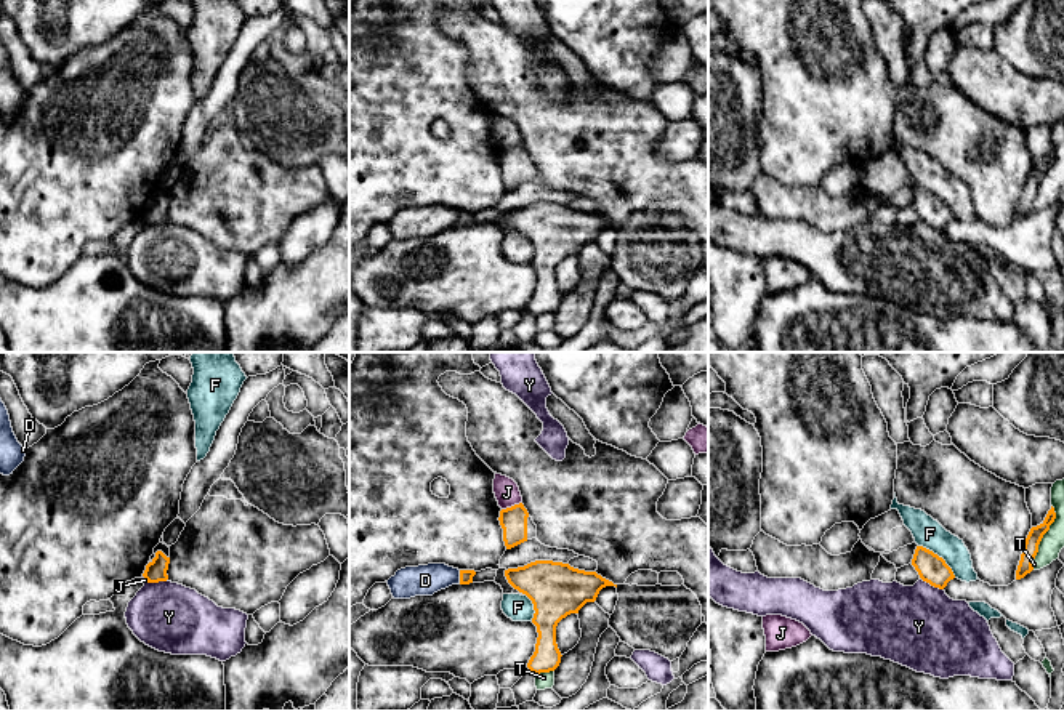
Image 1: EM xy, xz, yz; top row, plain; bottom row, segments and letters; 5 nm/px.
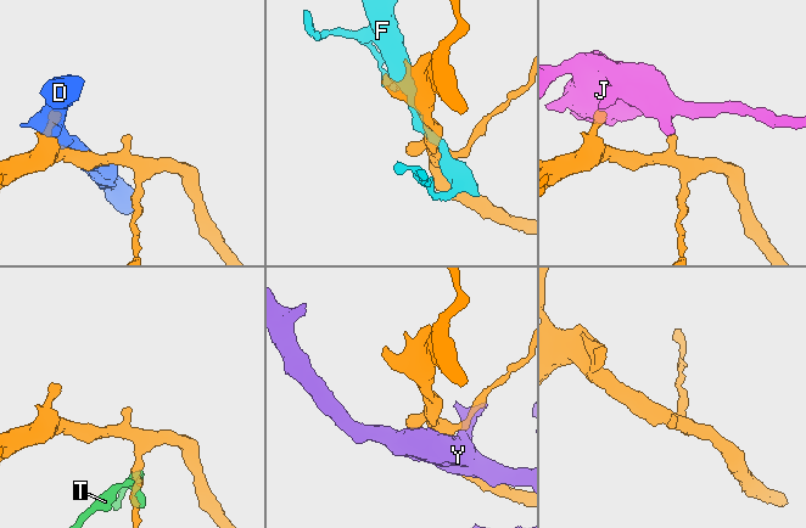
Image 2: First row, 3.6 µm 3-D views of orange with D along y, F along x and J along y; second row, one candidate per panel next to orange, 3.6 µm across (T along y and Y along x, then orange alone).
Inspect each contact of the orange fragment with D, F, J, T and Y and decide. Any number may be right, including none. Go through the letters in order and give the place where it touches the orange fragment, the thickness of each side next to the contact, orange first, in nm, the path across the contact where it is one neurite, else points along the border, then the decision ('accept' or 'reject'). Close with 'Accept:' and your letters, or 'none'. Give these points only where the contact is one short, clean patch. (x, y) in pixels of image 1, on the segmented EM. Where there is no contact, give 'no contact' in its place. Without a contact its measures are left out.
D: contact xz (460, 577); calibres 60 and 160 nm; reject
F: contact yz (938, 556); calibres 140 and 150 nm; border yz (918, 545), (936, 553), (955, 577); reject
J: contact xz (511, 506); calibres 140 and 130 nm; border xz (521, 502), (502, 510); reject
T: contact xz (545, 671); calibres 140 and 80 nm; reject
Y: contact yz (933, 585); calibres 140 and 420 nm; reject
Accept: none

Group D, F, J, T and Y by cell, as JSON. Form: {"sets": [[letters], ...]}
{"sets": [["D"], ["F"], ["J"], ["T"], ["Y"]]}

